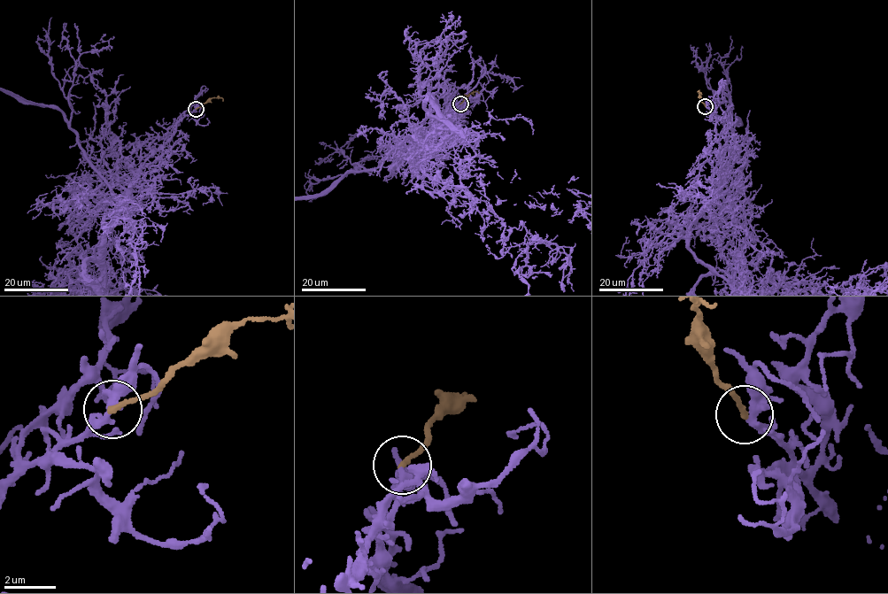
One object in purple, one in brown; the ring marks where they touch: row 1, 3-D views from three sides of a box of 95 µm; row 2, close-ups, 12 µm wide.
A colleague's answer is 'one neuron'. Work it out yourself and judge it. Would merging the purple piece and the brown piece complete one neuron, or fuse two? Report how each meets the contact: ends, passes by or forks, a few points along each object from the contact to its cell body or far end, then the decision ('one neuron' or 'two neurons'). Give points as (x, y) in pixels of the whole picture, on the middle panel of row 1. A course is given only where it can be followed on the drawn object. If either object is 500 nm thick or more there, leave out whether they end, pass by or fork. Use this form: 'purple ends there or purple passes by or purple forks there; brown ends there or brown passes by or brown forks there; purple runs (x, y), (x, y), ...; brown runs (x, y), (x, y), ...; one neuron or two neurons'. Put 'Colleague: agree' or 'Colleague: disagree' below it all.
purple forks there; brown ends there; purple runs (460, 104), (451, 121), (375, 168), (311, 196); brown runs (460, 104), (469, 94), (479, 93); one neuron
Colleague: agree

